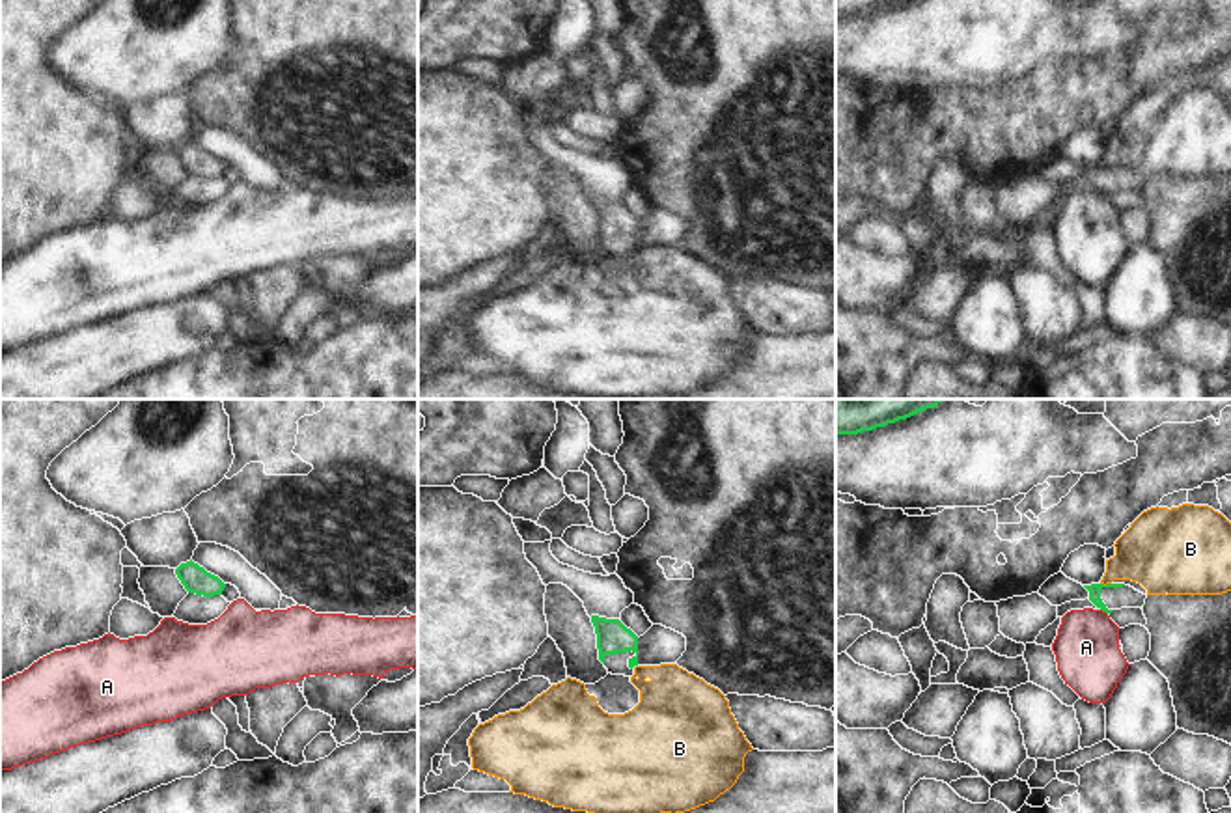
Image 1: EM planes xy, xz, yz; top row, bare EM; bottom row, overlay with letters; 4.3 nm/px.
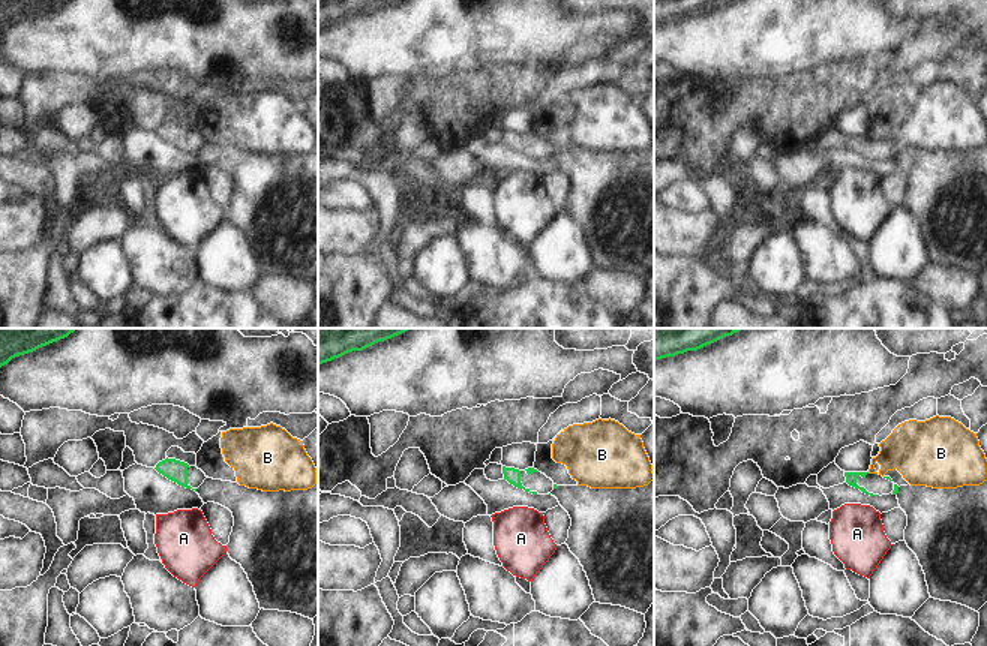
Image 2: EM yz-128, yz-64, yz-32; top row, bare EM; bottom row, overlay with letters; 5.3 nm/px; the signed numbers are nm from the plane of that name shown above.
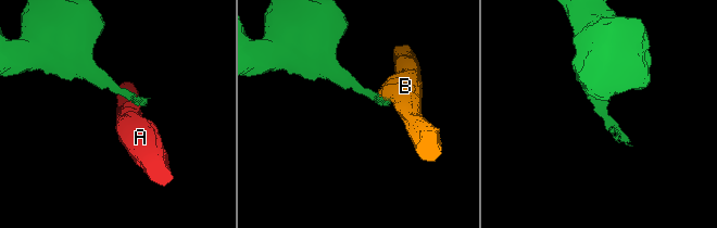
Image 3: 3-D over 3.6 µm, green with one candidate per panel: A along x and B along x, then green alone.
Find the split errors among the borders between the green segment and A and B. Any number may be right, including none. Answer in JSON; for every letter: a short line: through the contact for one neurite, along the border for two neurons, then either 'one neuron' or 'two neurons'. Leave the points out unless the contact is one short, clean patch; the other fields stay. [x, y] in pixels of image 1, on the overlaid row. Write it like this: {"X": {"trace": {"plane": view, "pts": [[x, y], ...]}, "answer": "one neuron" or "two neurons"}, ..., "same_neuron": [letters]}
{"A": {"trace": {"plane": "yz", "pts": [[1101, 608], [1106, 614]]}, "answer": "two neurons"}, "B": {"trace": {"plane": "yz", "pts": [[1101, 582], [1110, 584]]}, "answer": "two neurons"}, "same_neuron": []}

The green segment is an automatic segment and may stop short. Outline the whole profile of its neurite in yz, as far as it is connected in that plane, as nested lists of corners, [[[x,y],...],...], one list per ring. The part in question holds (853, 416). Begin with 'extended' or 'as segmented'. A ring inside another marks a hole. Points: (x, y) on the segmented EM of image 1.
as segmented; [[[836,399],[836,434],[858,434],[899,420],[906,420],[925,408],[934,408],[946,399]]]

